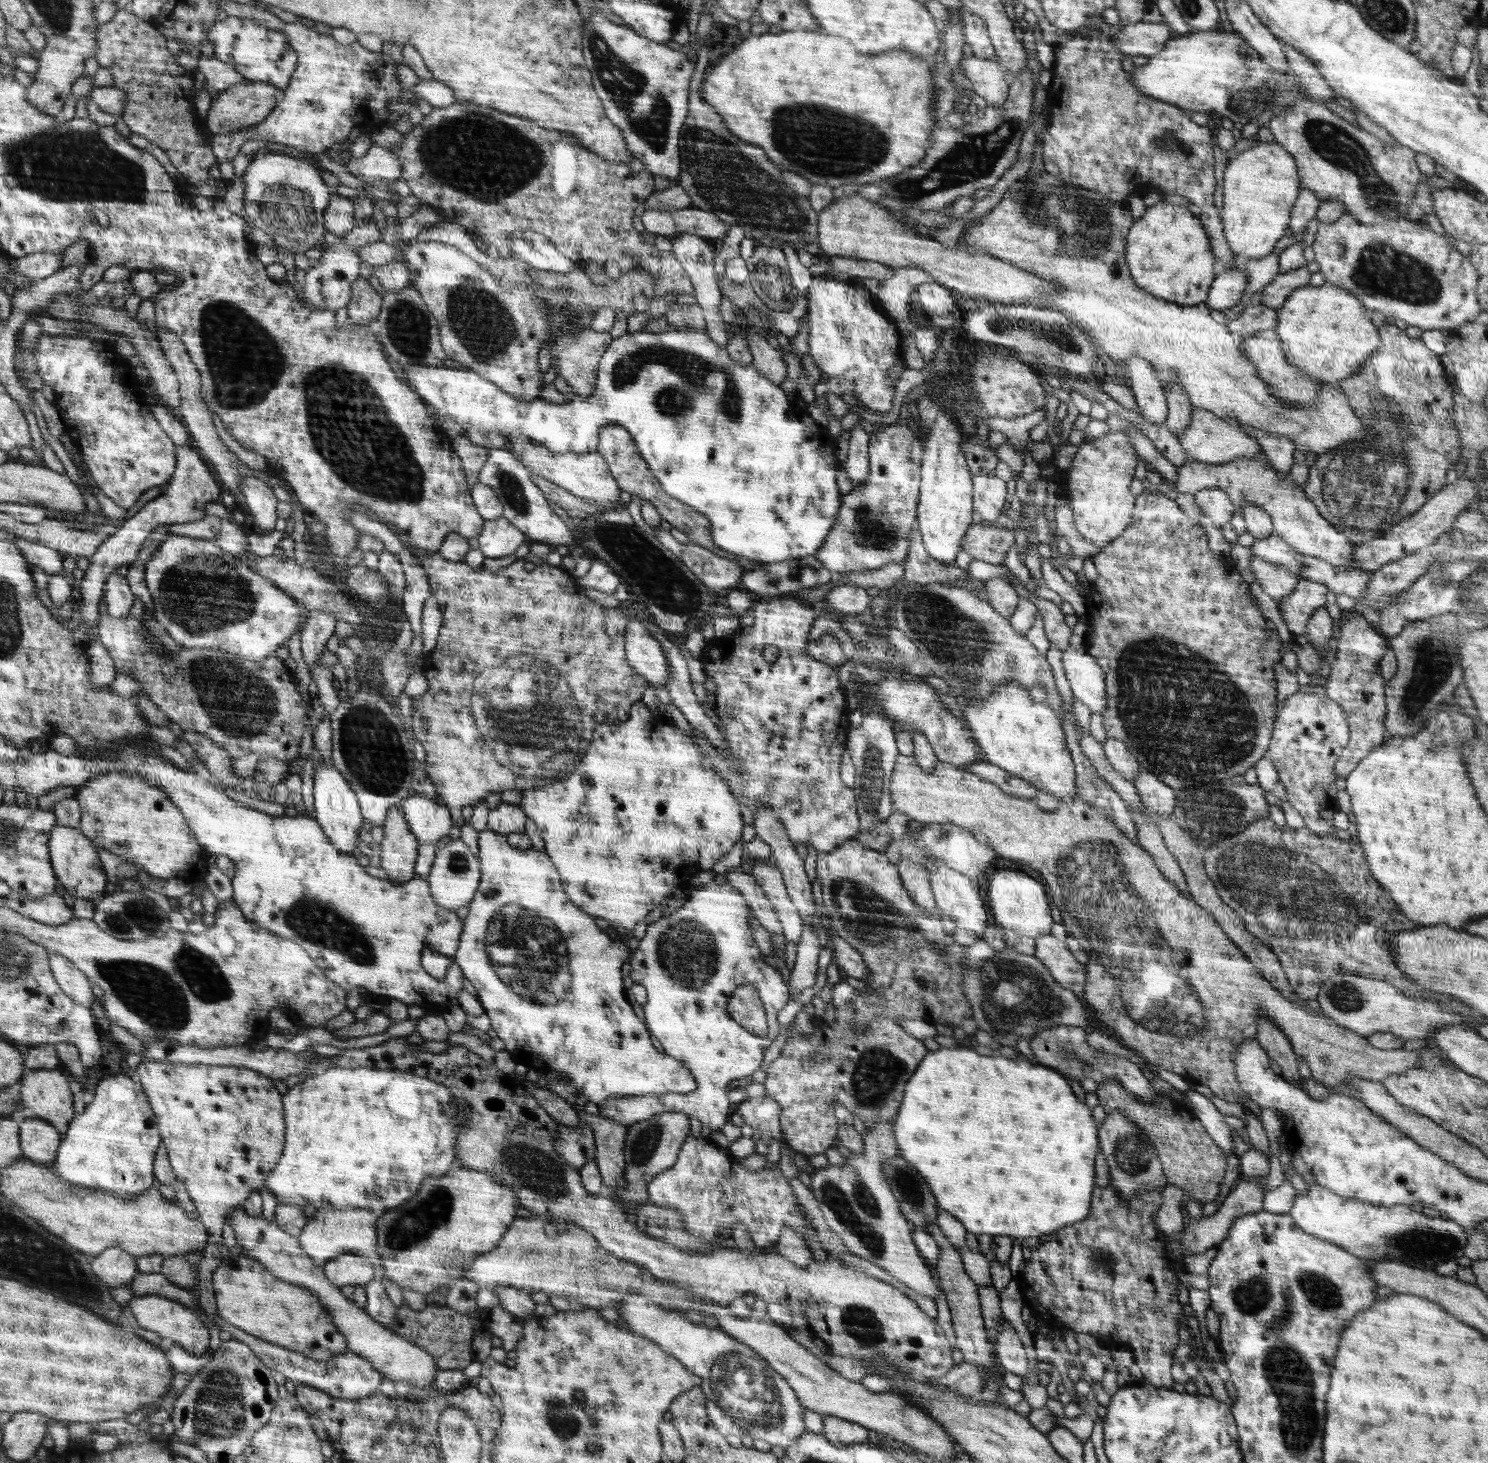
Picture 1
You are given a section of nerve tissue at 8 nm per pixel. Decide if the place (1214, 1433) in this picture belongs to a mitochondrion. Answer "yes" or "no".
no

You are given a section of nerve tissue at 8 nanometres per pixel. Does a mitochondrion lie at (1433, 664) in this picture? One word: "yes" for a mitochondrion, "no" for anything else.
yes

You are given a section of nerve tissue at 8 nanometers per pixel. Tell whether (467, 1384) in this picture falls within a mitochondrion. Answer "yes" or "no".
no

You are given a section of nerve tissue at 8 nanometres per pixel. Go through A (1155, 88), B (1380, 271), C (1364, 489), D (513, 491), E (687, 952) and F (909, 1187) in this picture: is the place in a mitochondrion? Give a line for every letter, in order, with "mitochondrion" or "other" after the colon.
A: other
B: mitochondrion
C: mitochondrion
D: mitochondrion
E: mitochondrion
F: mitochondrion

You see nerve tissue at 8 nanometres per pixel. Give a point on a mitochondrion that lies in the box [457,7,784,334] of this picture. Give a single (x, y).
(624, 84)

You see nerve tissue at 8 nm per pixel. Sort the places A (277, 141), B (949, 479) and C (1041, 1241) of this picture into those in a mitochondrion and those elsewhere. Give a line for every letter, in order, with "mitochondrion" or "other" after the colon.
A: other
B: other
C: other

